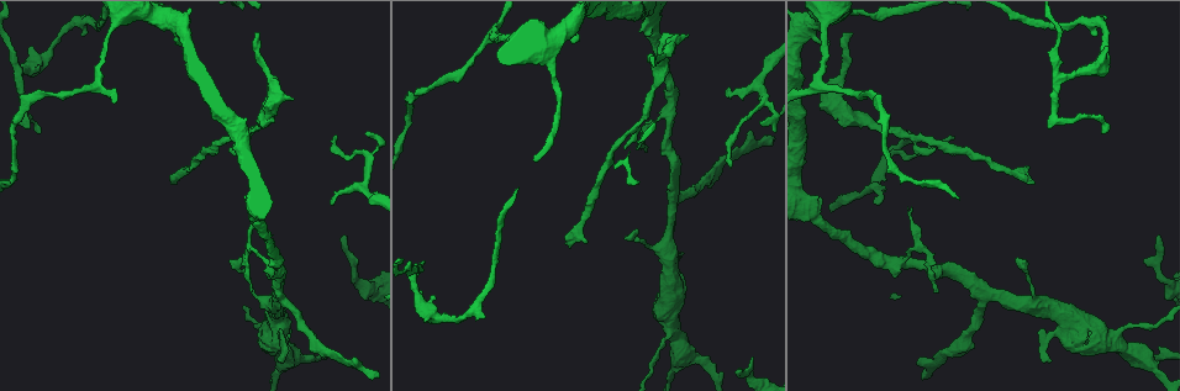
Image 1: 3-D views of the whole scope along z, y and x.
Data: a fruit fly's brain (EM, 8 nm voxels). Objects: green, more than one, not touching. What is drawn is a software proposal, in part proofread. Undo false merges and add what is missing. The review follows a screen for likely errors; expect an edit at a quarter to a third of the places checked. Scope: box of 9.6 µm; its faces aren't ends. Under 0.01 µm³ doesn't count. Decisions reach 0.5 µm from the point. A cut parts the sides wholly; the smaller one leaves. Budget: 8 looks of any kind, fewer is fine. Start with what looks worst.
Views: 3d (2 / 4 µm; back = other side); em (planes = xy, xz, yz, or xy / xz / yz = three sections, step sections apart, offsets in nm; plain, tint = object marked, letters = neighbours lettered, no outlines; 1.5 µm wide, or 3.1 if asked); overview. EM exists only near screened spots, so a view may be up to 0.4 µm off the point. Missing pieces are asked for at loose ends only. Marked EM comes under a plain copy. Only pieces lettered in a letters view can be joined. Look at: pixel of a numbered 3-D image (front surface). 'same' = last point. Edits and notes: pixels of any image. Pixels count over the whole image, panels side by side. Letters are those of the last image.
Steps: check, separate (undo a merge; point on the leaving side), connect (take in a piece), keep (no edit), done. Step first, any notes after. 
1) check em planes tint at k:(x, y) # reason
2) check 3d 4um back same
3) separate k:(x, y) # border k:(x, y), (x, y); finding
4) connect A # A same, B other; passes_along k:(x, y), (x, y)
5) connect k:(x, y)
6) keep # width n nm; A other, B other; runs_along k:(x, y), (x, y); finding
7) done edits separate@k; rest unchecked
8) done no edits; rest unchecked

check 3d 4um at 1:(935, 291) # branch stops here

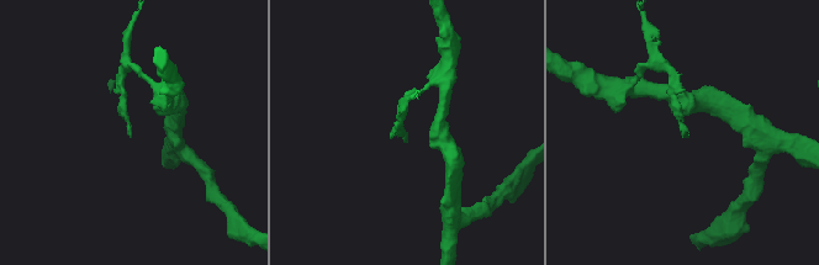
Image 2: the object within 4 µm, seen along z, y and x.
check em yz step 8 tint at 2:(129, 135) # need the tissue

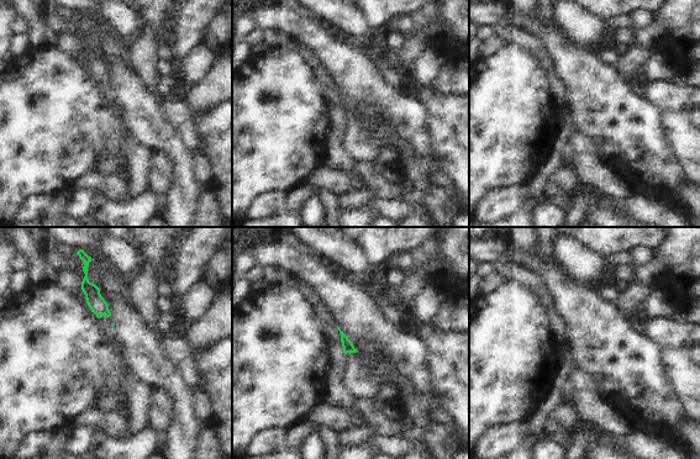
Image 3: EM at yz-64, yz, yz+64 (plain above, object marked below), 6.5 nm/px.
check em yz step 8 letters same

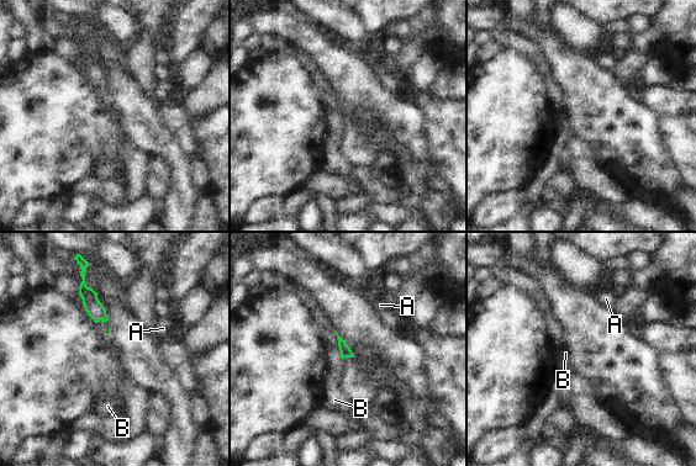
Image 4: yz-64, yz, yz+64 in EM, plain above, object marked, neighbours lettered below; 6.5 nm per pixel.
keep # A other, B other; none of them fits

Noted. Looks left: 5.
check em planes letters at 1:(851, 33) # branch stops here

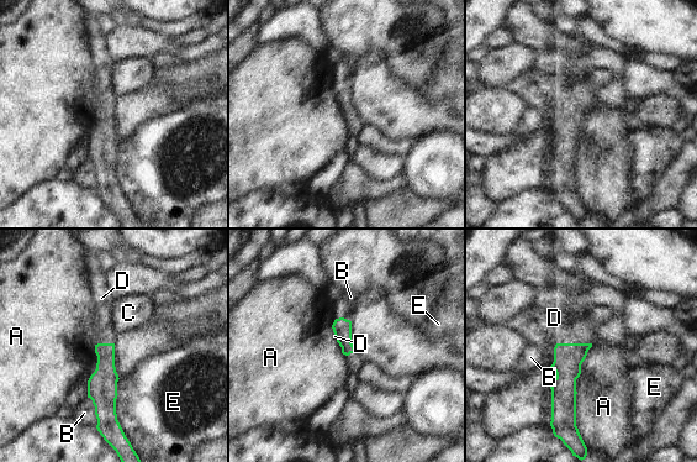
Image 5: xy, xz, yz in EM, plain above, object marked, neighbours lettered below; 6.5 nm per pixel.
connect D # longest_contact E 340 nm; A other, B other, C other, D same, E other; passes_along 5:(568, 357), (561, 344), (554, 318); it goes on there

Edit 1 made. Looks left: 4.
check overview # redraw

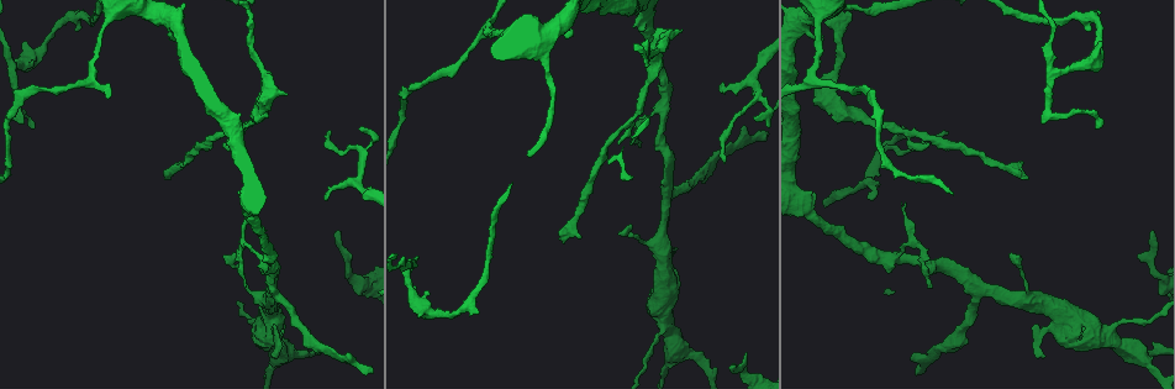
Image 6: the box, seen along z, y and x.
check em planes letters at 6:(560, 238) # an open end

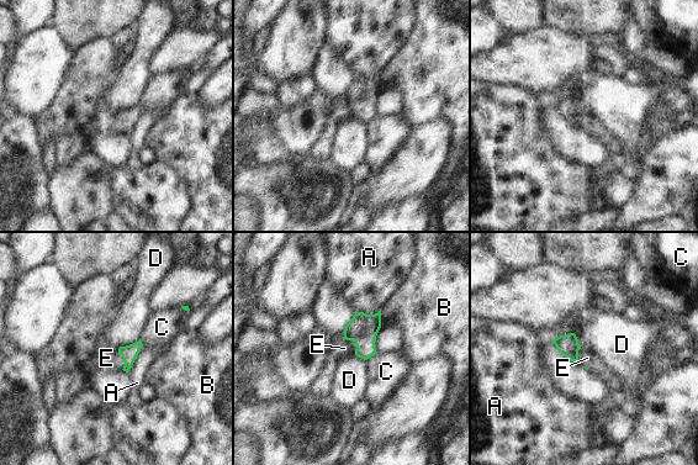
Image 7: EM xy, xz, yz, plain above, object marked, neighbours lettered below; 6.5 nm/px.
connect E # A other, B other, C other, D other, E same; passes_along 7:(363, 328), (355, 343), (344, 348); it goes on there

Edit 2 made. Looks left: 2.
done edits connect@5, connect@7; rest unchecked

